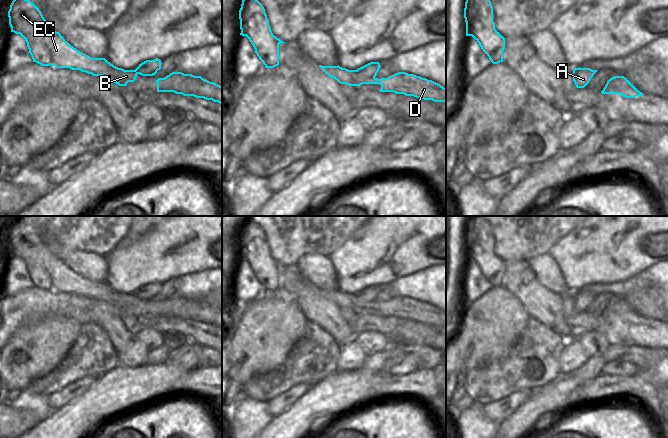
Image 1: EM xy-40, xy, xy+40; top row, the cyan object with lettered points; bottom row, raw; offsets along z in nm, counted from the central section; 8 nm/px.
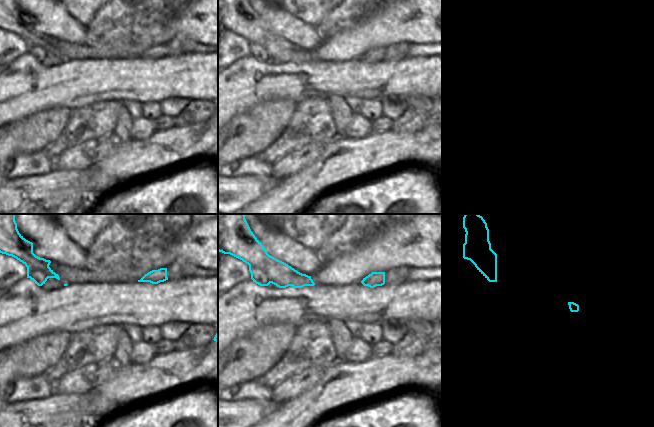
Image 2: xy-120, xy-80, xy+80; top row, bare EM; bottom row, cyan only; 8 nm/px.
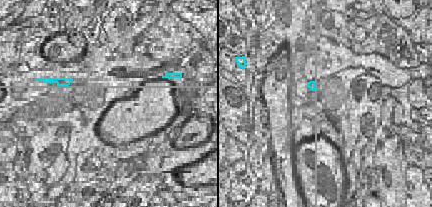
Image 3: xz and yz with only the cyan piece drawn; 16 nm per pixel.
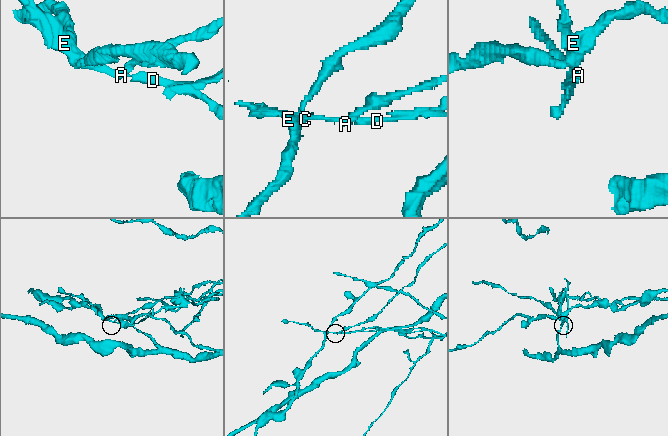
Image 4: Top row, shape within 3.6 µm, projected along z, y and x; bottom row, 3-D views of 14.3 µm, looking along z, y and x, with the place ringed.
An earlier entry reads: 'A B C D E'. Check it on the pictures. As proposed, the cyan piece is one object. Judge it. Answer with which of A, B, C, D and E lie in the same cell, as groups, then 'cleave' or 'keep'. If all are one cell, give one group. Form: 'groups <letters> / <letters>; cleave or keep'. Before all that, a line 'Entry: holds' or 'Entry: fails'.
Entry: fails
groups A / B C D E; cleave

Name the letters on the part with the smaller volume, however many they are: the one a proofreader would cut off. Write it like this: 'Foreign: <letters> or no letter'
Foreign: A

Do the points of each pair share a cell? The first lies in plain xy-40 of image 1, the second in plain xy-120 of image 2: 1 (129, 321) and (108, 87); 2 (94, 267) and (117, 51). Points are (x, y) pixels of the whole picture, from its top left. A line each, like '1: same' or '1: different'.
1: different
2: different

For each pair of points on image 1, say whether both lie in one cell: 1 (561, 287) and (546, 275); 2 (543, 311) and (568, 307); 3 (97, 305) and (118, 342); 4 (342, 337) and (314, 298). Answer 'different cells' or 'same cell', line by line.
1: same cell
2: different cells
3: same cell
4: same cell

